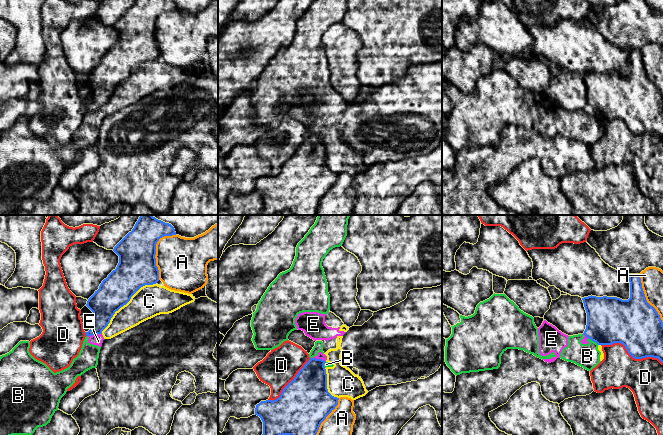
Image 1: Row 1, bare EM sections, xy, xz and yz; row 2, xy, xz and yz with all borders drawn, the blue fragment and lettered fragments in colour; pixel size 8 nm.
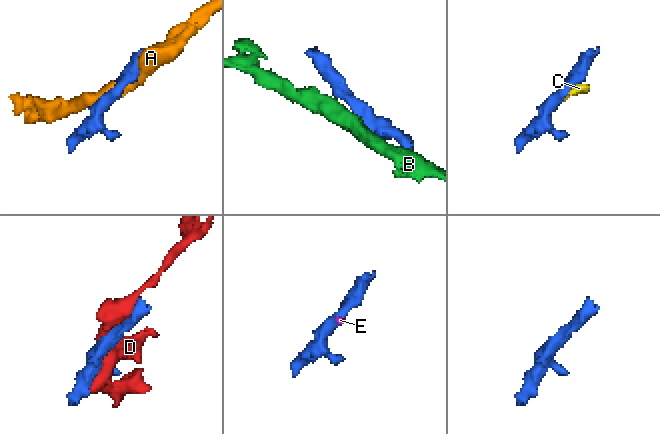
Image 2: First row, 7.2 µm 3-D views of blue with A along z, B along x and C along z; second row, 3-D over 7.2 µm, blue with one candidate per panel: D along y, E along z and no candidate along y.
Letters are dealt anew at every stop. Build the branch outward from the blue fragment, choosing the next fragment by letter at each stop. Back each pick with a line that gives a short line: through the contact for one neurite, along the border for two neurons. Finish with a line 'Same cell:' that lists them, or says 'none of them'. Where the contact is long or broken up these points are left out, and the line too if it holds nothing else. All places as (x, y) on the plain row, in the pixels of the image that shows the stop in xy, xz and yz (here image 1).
Same cell: none of them

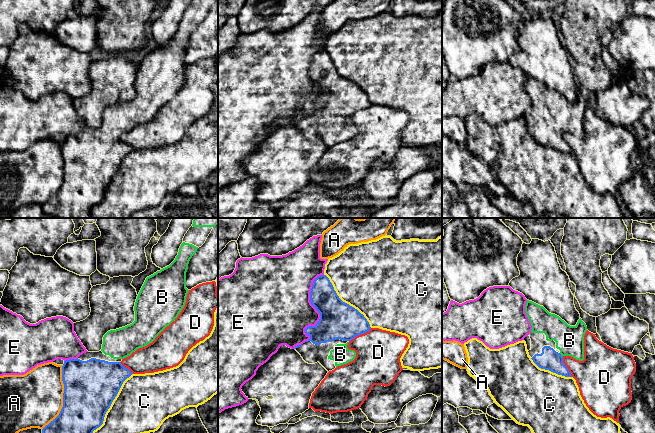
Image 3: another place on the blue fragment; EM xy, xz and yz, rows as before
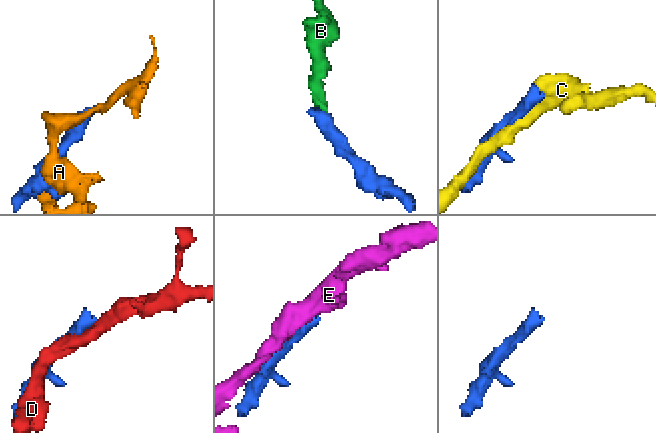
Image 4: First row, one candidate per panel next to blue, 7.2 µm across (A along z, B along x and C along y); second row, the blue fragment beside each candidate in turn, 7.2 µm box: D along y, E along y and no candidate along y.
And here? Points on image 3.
Same cell: B

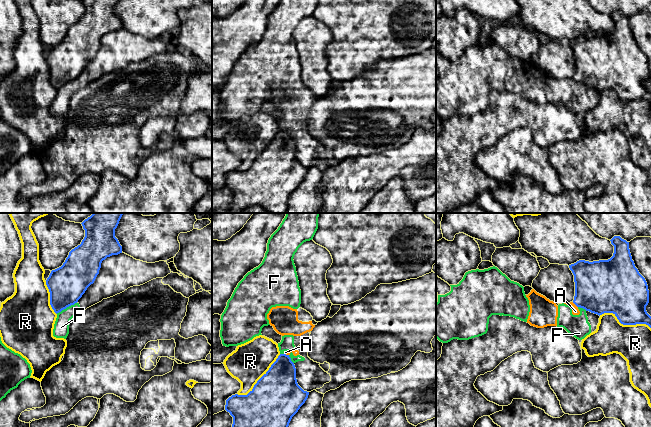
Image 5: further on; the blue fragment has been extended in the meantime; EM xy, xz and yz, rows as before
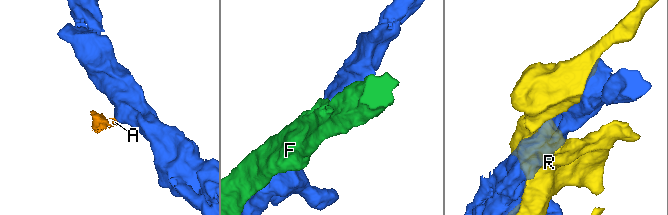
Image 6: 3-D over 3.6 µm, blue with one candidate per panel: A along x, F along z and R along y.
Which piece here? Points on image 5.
Same cell: none of them

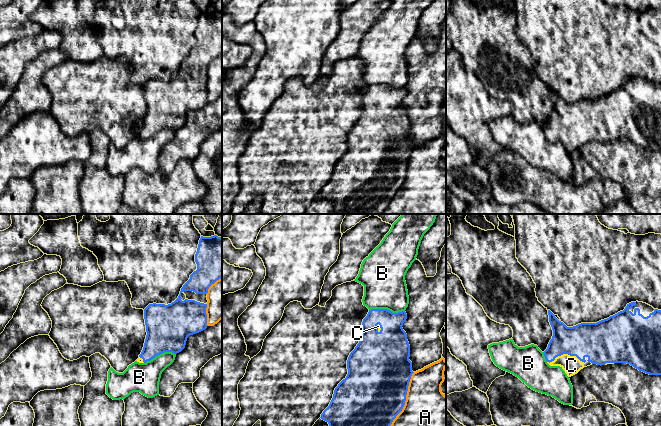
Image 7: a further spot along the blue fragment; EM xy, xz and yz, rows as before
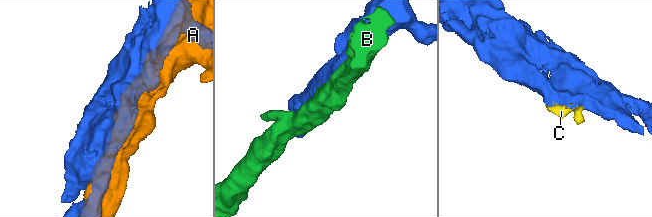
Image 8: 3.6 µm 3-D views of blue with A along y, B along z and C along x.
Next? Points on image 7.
Same cell: C

